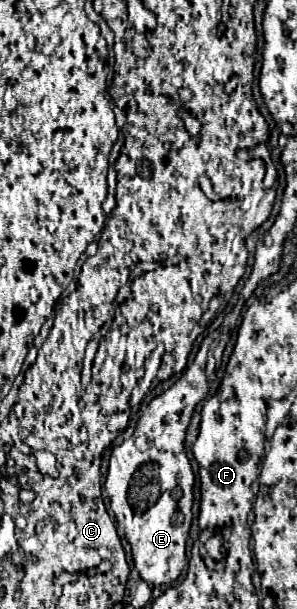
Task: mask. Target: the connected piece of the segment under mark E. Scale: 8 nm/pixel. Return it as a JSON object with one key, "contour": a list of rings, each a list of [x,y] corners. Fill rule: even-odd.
{"contour":[[[200,358],[200,376],[184,376],[164,394],[154,398],[142,412],[134,434],[112,450],[106,492],[116,514],[118,526],[124,528],[132,546],[134,566],[142,580],[152,588],[174,582],[186,564],[186,538],[192,524],[194,472],[184,450],[184,436],[192,412],[208,394],[210,380]],[[148,462],[158,466],[146,466]]]}

